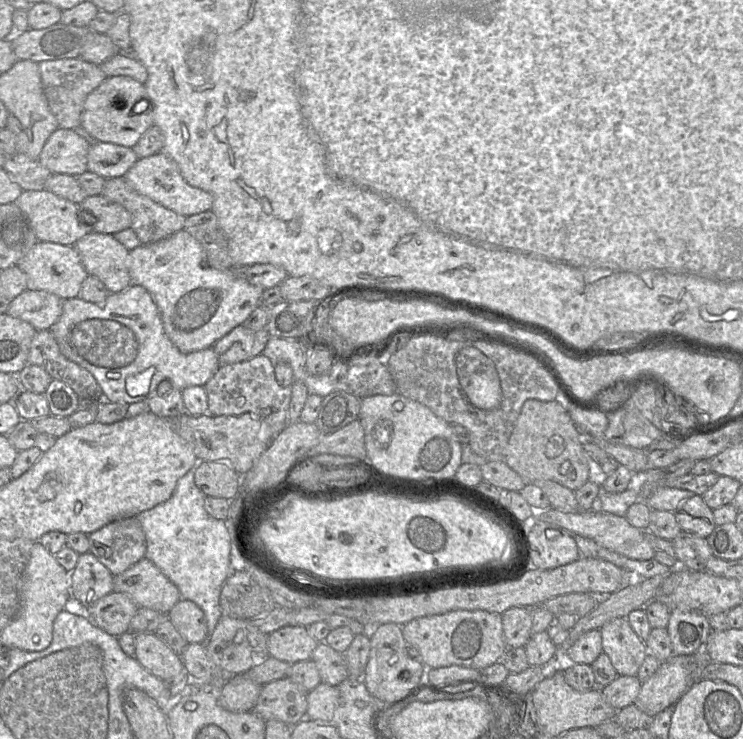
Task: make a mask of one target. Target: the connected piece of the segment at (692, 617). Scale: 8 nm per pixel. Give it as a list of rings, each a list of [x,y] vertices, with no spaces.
[[[679,608],[671,609],[666,628],[674,655],[692,655],[702,651],[712,633],[707,615]]]

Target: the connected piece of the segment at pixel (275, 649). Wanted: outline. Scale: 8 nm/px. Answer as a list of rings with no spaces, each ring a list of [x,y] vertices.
[[[286,625],[270,633],[267,638],[269,655],[293,664],[311,659],[318,641],[312,638],[305,626]]]

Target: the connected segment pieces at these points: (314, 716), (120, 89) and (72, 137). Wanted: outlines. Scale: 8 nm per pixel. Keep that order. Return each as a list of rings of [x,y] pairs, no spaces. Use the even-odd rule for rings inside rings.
[[[320,682],[307,693],[306,718],[317,722],[332,722],[339,703],[339,690],[324,682]]]
[[[128,76],[107,77],[86,98],[81,126],[98,142],[133,147],[154,125],[154,109],[146,87]]]
[[[58,128],[47,139],[38,160],[52,173],[79,175],[88,171],[90,145],[73,129]]]

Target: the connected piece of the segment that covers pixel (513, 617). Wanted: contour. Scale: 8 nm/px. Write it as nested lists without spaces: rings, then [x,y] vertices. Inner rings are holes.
[[[513,607],[501,614],[503,635],[508,648],[524,647],[531,637],[532,612],[529,608]]]

